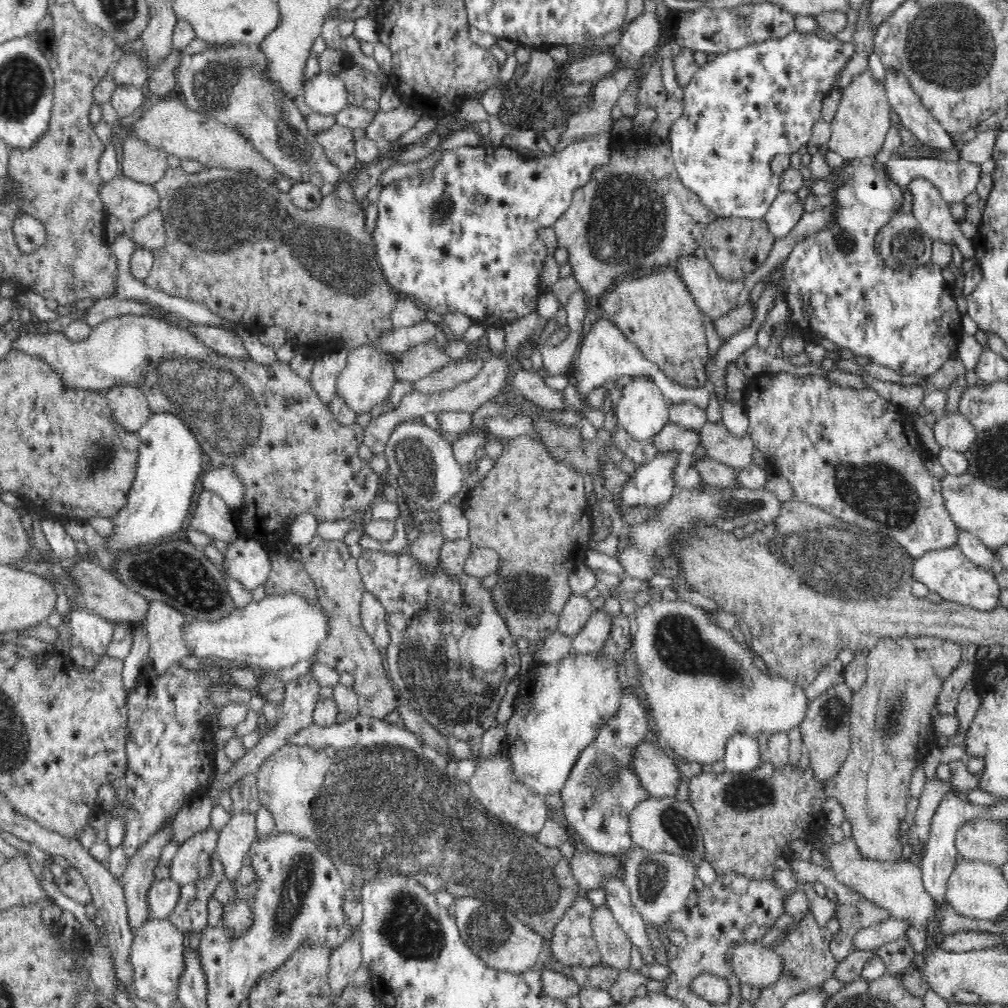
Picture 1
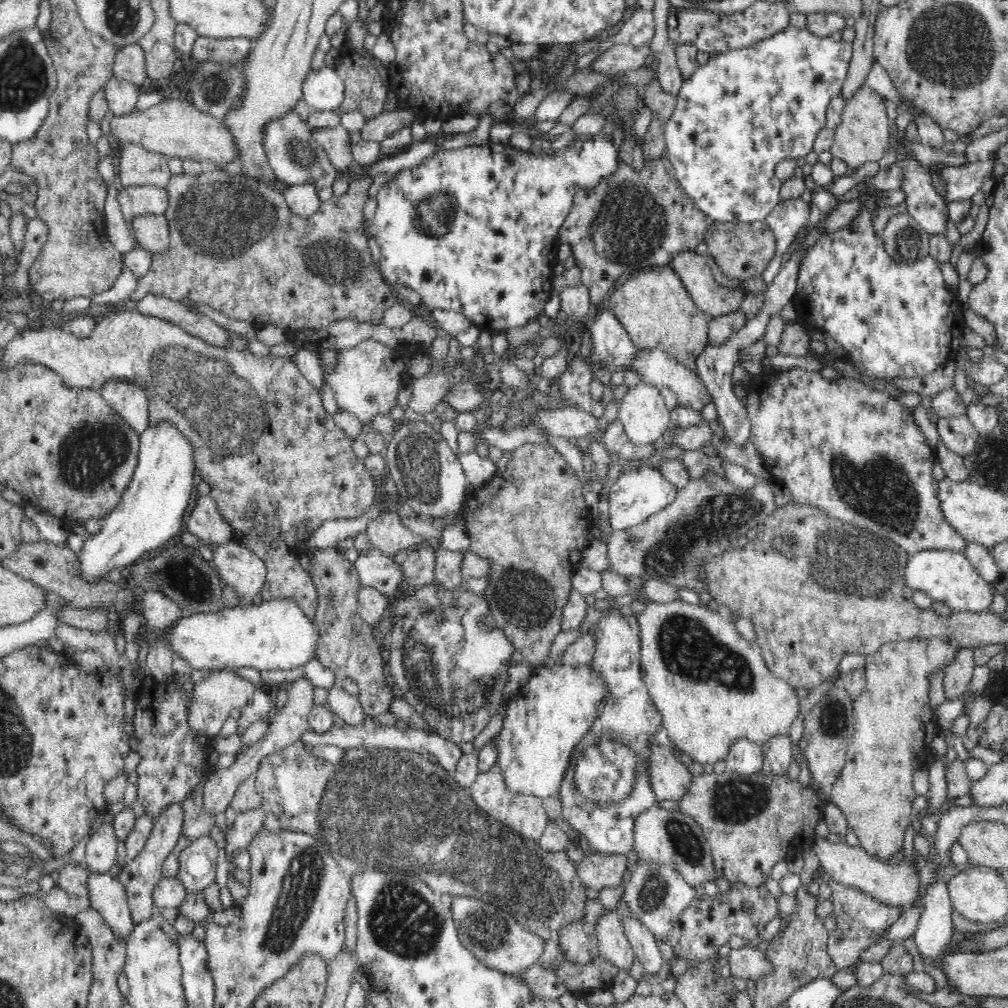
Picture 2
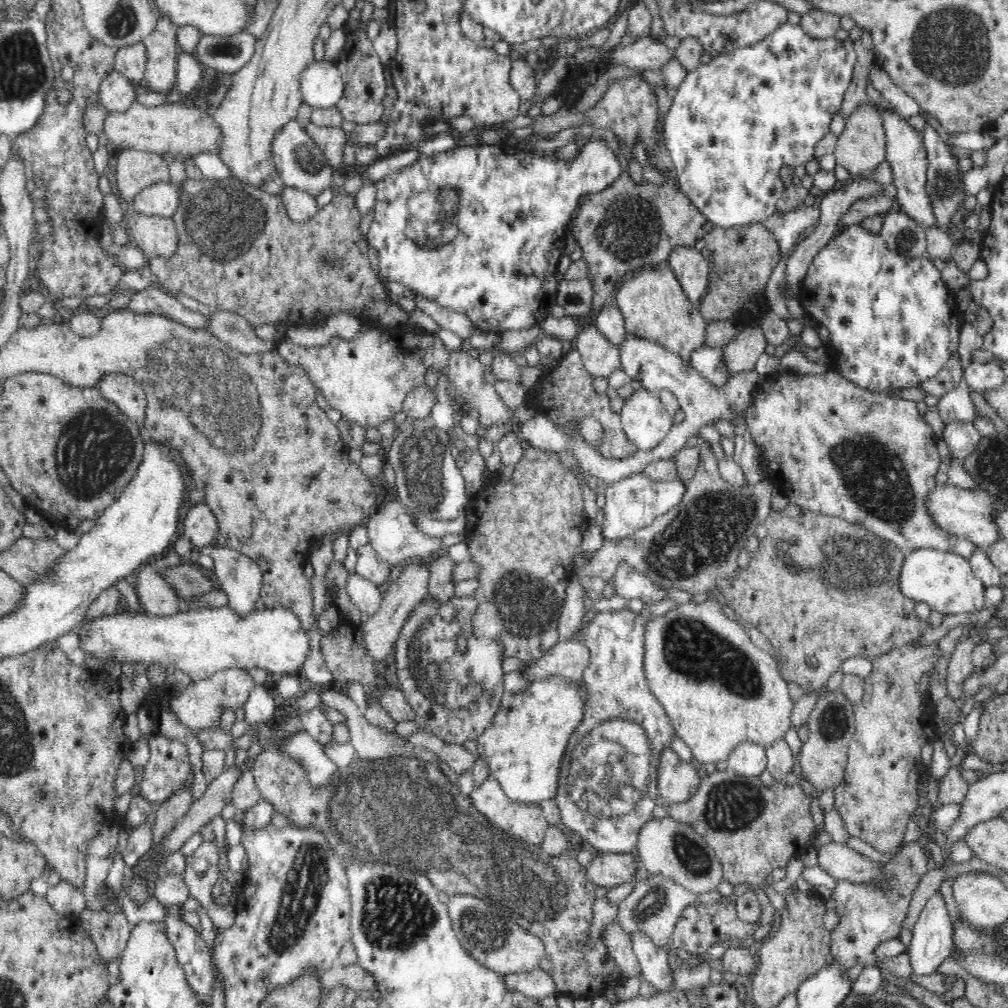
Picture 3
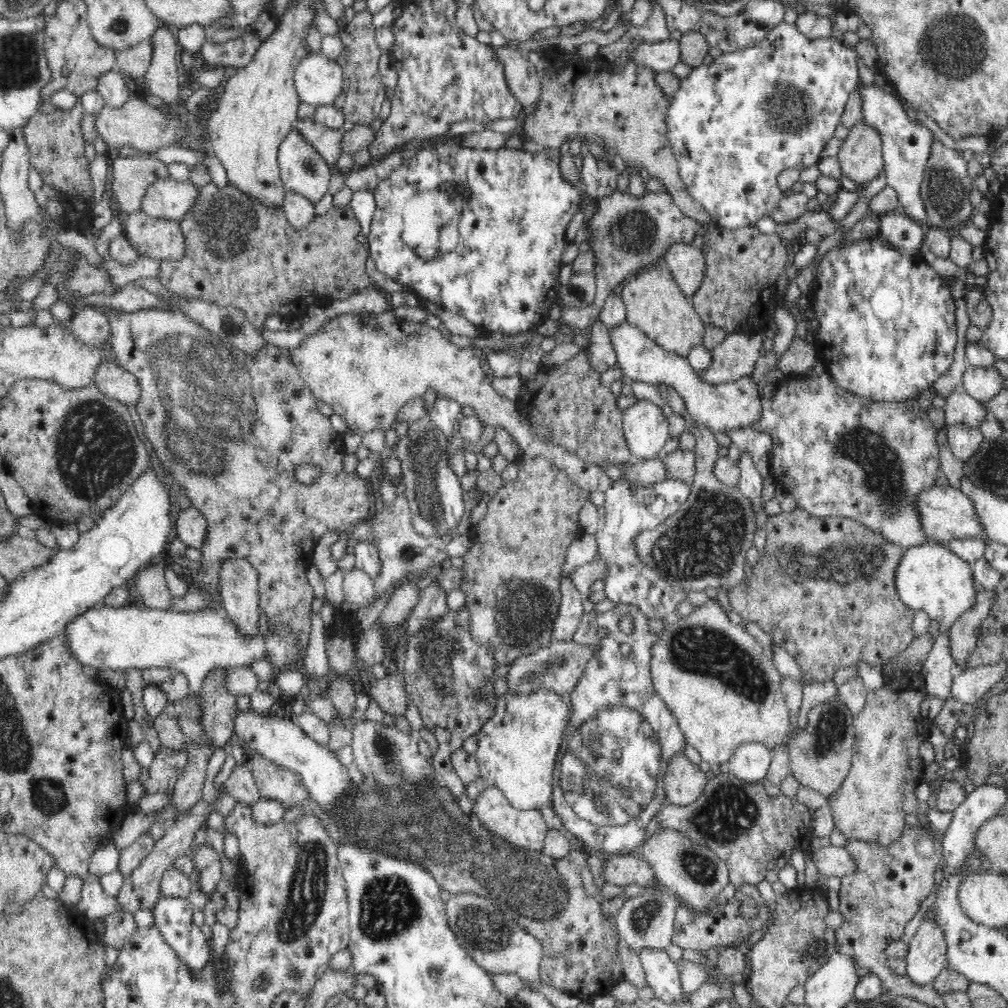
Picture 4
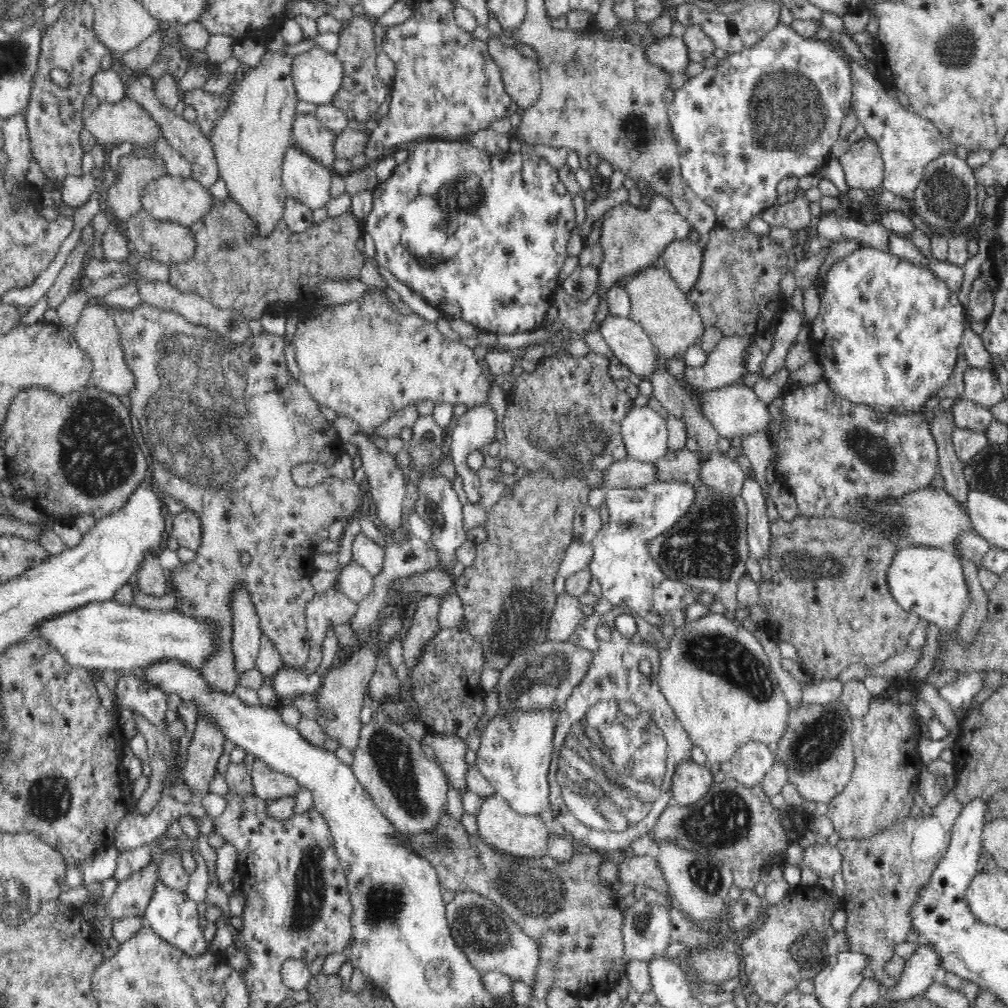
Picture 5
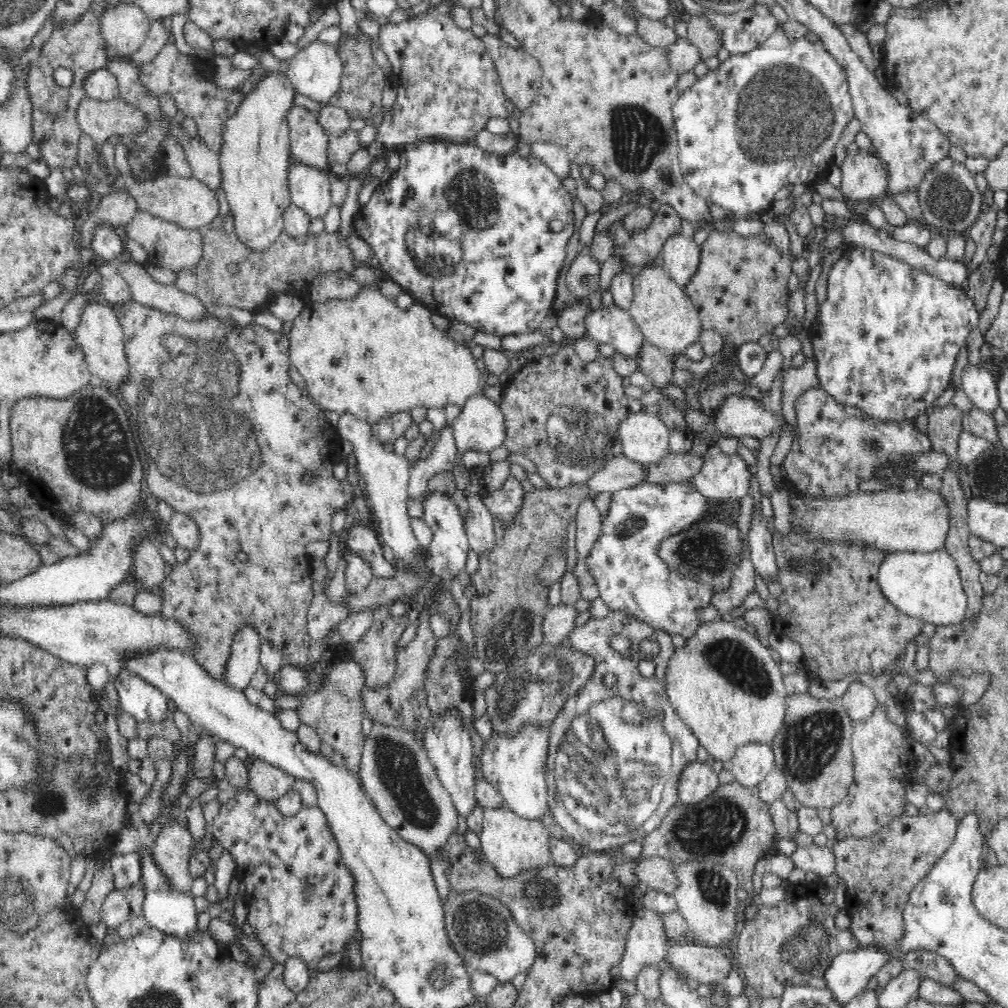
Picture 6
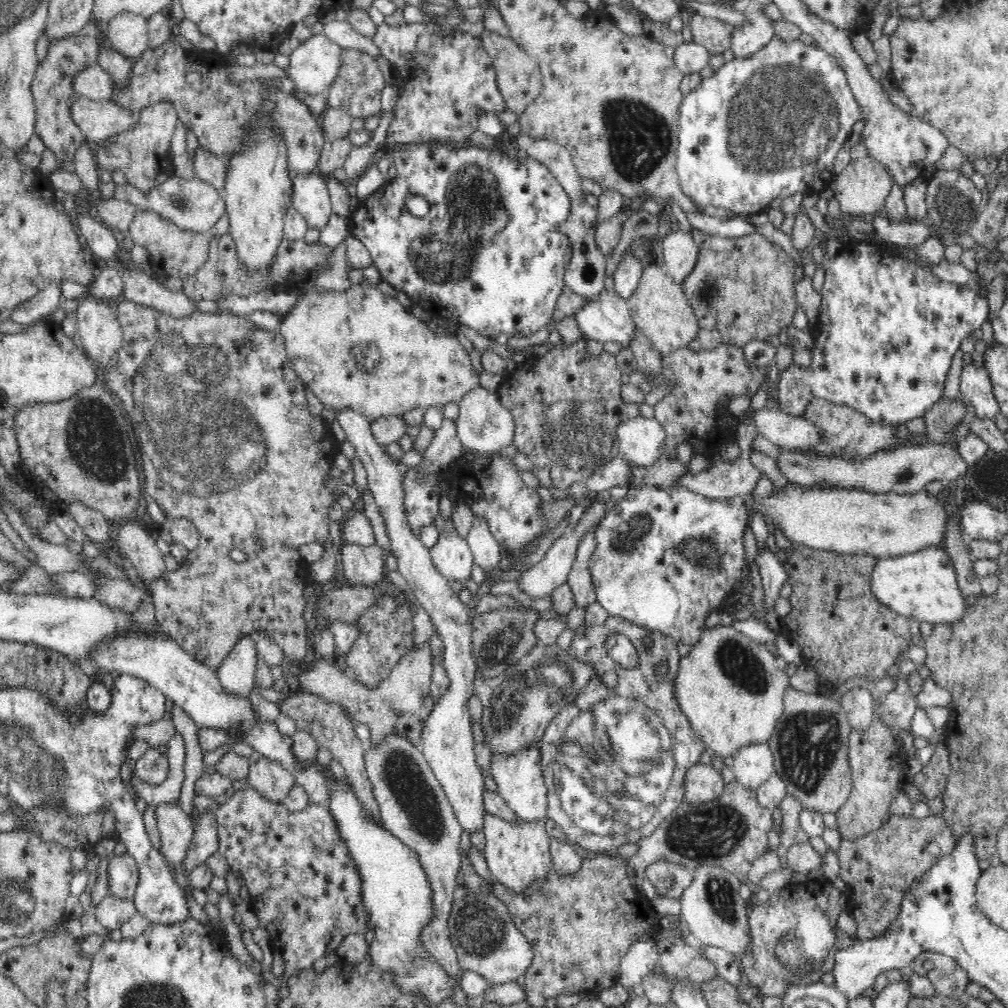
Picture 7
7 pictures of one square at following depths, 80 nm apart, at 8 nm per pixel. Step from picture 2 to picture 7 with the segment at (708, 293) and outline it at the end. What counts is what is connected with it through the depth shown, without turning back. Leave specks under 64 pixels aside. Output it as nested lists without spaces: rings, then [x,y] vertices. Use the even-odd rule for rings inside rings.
[[[679,228],[664,231],[660,250],[664,255],[664,268],[676,282],[684,282],[691,274],[697,260],[699,244],[694,241],[692,233]]]

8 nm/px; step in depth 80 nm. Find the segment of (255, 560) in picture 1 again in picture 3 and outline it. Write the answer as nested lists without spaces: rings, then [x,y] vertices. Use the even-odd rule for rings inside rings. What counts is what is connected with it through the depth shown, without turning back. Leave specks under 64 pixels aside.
[[[212,545],[193,547],[191,554],[194,557],[203,554],[213,558],[214,568],[212,572],[218,577],[218,585],[222,587],[227,596],[228,603],[226,606],[230,607],[234,613],[245,616],[256,608],[256,601],[261,596],[263,576],[258,563],[254,562],[254,559],[243,555],[236,549]]]

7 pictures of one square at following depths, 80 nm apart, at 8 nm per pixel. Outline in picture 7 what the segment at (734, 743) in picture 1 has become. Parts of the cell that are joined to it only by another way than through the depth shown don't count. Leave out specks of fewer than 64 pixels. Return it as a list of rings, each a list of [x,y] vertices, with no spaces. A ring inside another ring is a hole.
[[[767,743],[743,746],[734,757],[734,777],[742,787],[757,788],[775,773],[773,755]]]

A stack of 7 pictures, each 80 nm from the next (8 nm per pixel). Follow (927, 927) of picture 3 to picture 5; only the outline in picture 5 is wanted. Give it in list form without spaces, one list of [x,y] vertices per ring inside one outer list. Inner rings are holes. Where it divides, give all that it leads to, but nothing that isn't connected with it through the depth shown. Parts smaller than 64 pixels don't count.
[[[920,945],[917,953],[905,959],[905,966],[896,984],[884,990],[883,995],[894,1003],[922,996],[924,990],[940,978],[941,969],[938,955],[928,945]]]

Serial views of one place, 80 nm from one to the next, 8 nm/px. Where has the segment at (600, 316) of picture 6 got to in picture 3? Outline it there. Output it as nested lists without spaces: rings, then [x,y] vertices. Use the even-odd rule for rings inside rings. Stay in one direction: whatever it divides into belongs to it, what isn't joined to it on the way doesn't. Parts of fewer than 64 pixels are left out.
[[[624,332],[624,340],[618,344],[621,370],[632,380],[639,380],[642,386],[651,392],[658,393],[662,389],[669,390],[676,396],[679,408],[685,414],[685,420],[670,428],[669,434],[650,452],[636,452],[620,459],[620,478],[639,474],[640,470],[652,460],[670,459],[676,452],[685,447],[689,436],[697,435],[704,426],[719,427],[722,422],[732,425],[737,420],[744,420],[747,410],[754,400],[755,390],[761,382],[756,370],[742,371],[731,376],[722,386],[712,384],[704,378],[689,361],[683,360],[679,354],[673,353],[662,345],[646,338],[639,338],[631,332]]]

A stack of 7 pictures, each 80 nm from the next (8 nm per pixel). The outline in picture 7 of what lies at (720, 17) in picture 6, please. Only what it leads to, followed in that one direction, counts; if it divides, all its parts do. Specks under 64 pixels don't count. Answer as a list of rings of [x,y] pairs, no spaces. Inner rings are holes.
[[[760,11],[760,18],[754,18],[749,16],[749,21],[743,26],[735,26],[735,28],[746,28],[746,30],[733,30],[731,36],[731,49],[734,52],[736,59],[749,59],[756,51],[762,50],[774,37],[774,25],[772,25],[773,20],[768,16],[764,15]]]

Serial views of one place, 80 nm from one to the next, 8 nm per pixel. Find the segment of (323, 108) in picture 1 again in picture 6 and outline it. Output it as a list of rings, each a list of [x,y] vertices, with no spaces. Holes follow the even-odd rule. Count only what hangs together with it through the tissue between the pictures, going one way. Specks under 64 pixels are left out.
[[[316,38],[290,58],[286,73],[294,85],[296,94],[302,94],[302,96],[317,100],[324,105],[329,104],[340,86],[342,68],[344,67],[339,55],[339,46],[340,43],[326,44]]]

